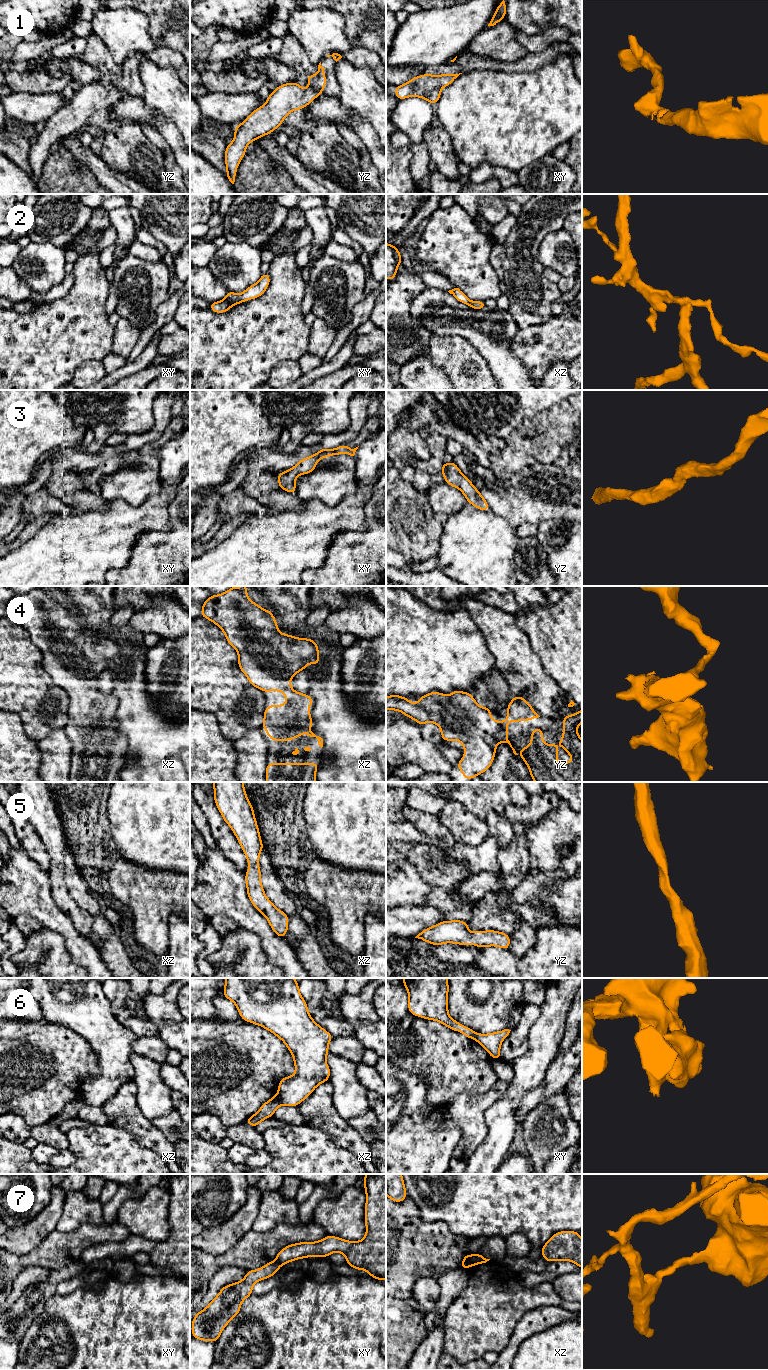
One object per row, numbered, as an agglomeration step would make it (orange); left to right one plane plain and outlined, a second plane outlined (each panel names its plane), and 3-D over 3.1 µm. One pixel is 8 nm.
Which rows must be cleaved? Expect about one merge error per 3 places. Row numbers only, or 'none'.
6, 7

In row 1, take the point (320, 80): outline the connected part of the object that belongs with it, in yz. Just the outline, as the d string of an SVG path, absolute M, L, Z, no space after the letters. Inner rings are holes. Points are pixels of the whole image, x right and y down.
M318 65L316 75L306 75L309 83L307 90L296 82L279 85L266 100L266 103L254 110L243 123L236 126L234 140L227 144L225 151L226 178L234 184L236 169L246 154L246 147L259 137L269 135L282 123L292 111L303 109L309 105L325 89L325 68Z

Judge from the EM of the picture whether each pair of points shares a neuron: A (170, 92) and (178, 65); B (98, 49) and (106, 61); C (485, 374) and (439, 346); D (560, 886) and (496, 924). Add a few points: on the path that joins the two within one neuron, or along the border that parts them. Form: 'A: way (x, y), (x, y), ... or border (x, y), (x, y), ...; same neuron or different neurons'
A: border (154, 62), (160, 66), (171, 66), (179, 78); different neurons
B: way (98, 52), (103, 58); same neuron
C: way (477, 362), (466, 353), (451, 353); same neuron
D: way (541, 888), (535, 888), (510, 898), (503, 905); same neuron

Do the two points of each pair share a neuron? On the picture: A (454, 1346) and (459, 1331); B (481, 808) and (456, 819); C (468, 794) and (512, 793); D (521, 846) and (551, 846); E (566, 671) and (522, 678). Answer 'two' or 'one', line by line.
A: one
B: two
C: one
D: two
E: two

